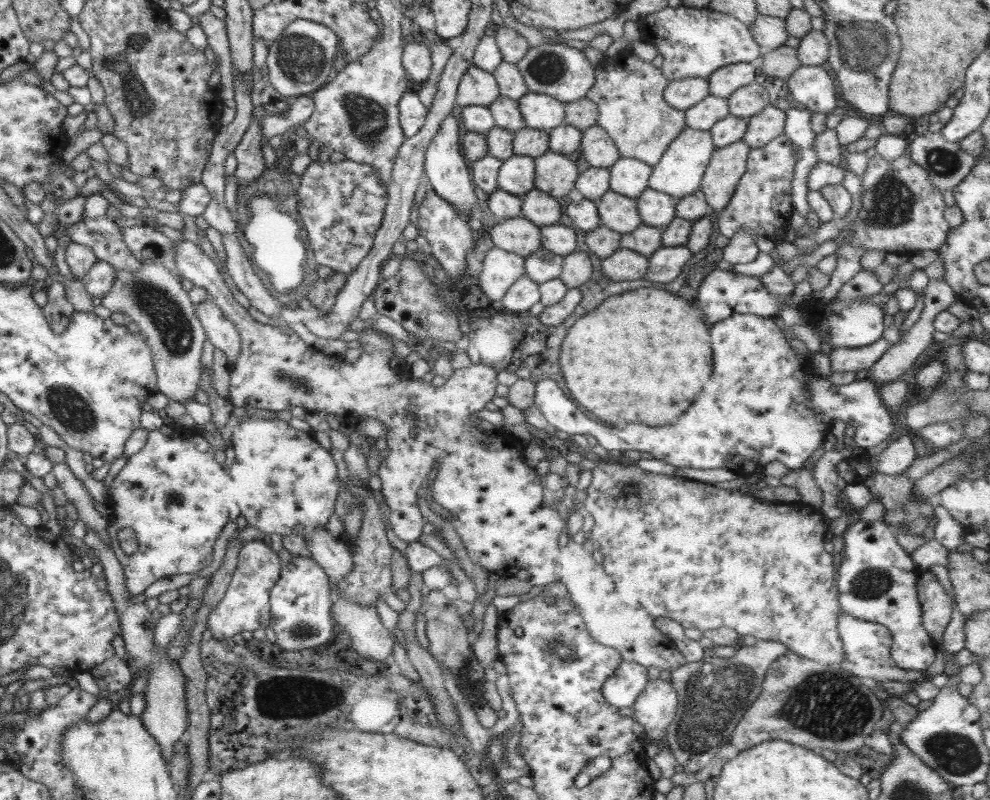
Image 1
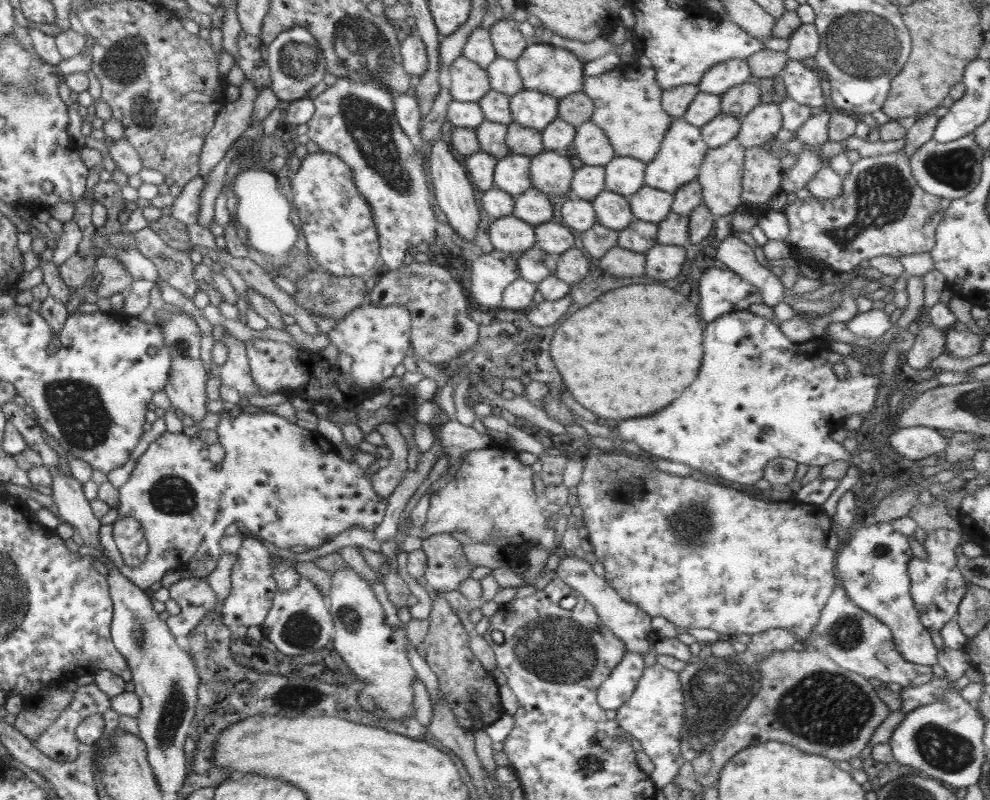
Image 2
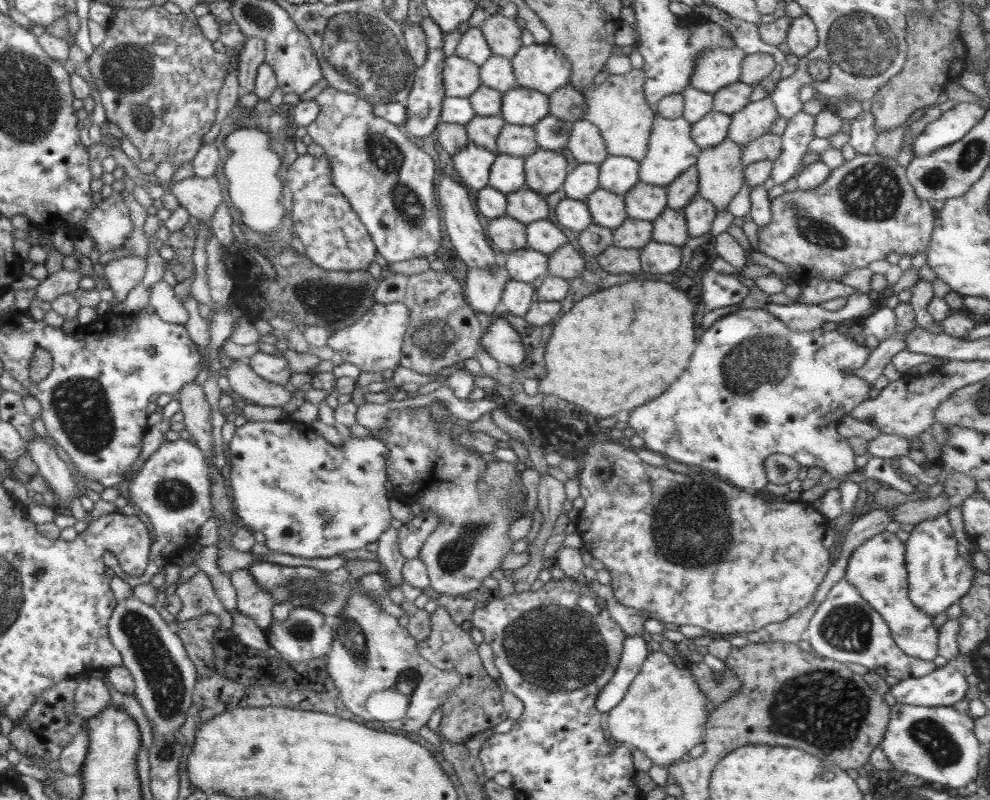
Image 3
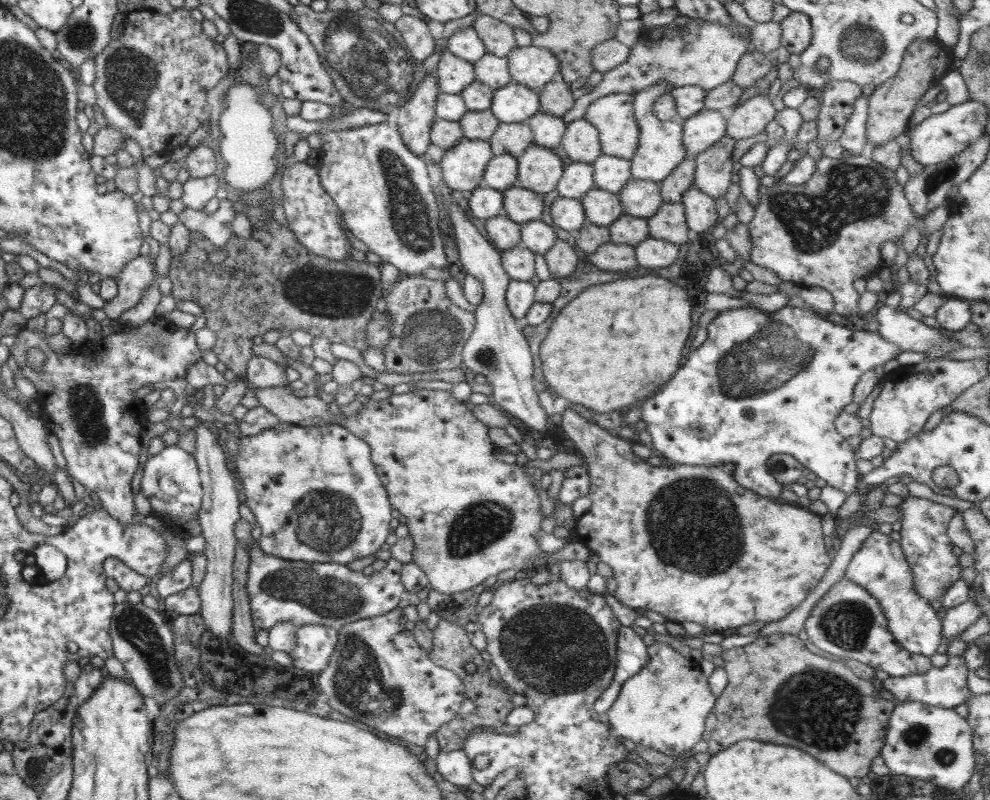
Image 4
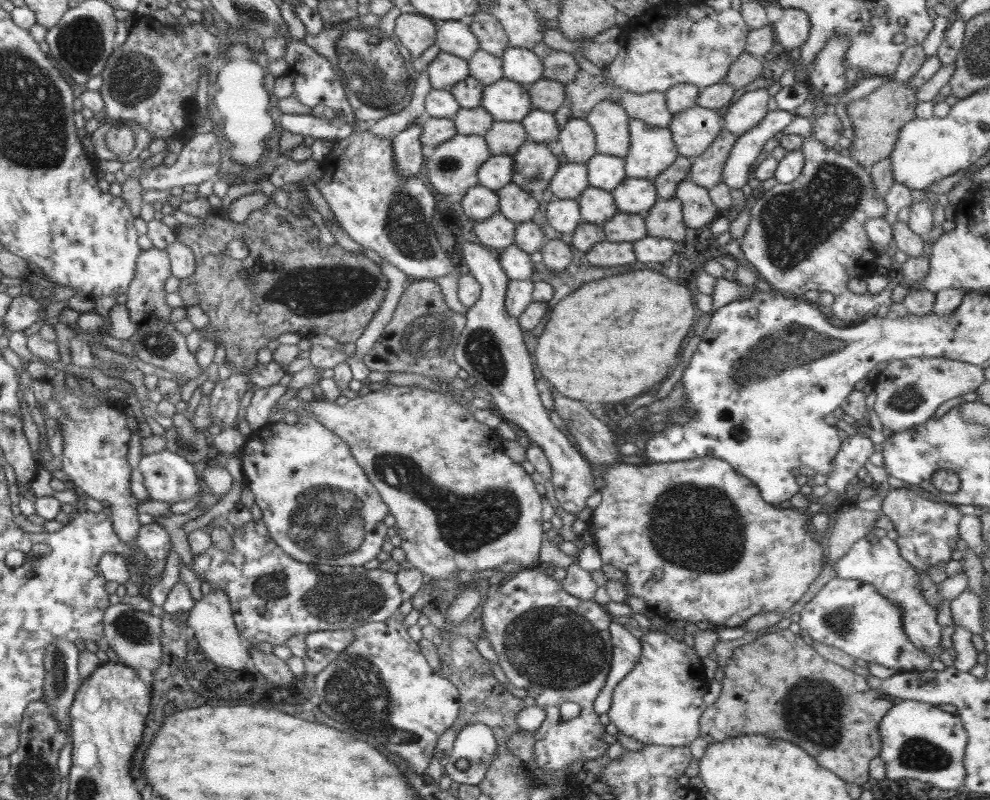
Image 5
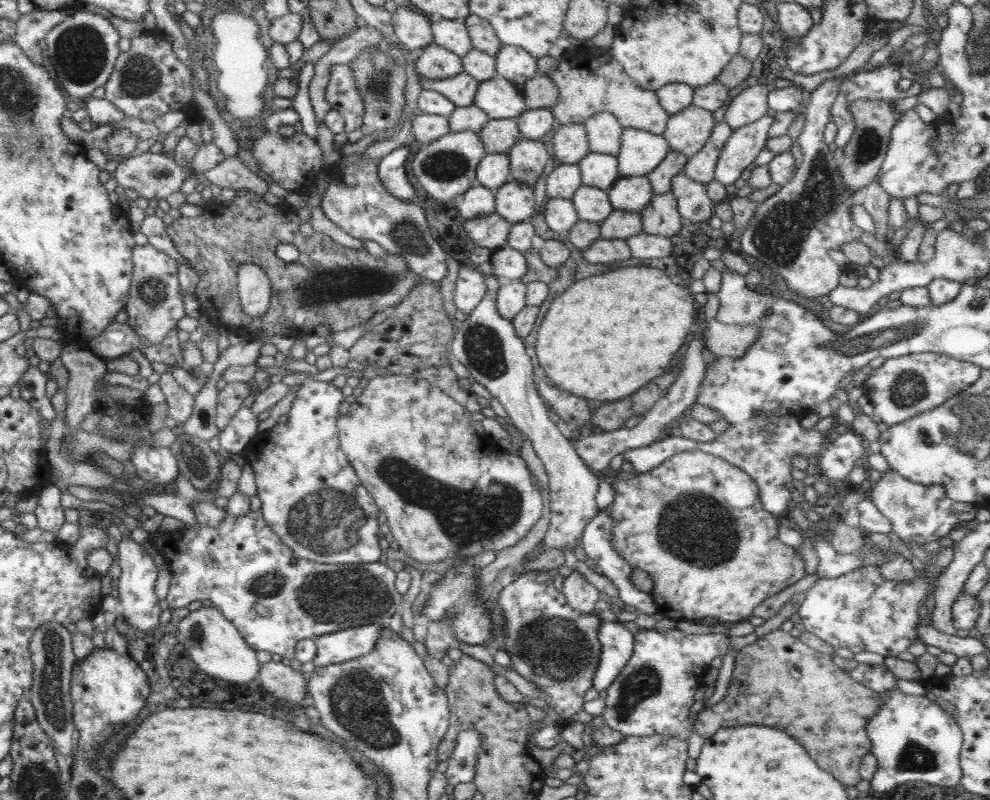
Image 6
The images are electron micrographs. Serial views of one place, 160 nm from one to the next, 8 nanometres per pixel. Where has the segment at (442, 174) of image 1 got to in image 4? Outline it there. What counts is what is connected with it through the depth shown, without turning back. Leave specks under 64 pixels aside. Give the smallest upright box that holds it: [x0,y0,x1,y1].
[446,200,548,432]

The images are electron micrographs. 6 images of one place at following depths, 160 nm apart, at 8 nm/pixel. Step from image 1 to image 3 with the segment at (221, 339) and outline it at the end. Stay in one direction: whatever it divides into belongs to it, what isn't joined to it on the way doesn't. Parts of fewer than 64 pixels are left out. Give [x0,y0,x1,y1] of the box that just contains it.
[228,360,291,408]

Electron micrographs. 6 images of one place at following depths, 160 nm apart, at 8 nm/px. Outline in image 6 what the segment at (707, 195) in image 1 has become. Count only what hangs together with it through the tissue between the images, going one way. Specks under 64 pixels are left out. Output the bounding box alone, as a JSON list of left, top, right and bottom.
[682,121,732,184]

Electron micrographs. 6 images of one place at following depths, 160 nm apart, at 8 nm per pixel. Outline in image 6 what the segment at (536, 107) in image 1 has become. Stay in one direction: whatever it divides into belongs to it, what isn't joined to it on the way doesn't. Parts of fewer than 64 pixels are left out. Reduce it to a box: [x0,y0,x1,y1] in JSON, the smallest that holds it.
[473,74,527,119]

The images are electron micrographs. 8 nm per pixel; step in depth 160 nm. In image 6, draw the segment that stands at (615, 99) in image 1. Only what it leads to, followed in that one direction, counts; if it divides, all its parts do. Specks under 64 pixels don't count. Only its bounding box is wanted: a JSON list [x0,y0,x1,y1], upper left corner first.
[583,111,624,156]

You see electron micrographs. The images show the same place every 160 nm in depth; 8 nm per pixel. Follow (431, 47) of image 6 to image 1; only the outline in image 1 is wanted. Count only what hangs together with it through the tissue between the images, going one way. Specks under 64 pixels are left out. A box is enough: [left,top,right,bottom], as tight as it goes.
[458,64,500,106]

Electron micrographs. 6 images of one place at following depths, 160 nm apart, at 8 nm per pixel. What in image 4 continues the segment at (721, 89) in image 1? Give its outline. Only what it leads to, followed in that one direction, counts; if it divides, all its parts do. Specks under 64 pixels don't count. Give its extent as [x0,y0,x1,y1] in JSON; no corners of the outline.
[561,19,751,122]

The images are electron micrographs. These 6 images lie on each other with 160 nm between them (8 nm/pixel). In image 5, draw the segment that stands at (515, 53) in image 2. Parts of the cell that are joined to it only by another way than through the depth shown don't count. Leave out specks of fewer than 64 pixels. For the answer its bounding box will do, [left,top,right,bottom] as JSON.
[469,10,509,58]

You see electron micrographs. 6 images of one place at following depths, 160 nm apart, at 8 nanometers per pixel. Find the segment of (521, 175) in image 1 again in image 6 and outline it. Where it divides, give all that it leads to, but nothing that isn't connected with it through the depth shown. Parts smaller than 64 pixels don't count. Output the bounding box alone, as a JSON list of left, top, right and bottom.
[475,153,511,191]

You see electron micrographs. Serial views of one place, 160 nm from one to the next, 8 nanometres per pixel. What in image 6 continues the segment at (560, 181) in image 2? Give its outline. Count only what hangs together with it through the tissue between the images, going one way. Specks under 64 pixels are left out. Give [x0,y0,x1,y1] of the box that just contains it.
[506,138,550,188]

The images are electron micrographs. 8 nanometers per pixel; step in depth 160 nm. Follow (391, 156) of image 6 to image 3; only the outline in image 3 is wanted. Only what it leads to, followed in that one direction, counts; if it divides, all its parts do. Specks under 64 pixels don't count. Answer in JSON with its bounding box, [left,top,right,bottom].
[404,15,446,140]

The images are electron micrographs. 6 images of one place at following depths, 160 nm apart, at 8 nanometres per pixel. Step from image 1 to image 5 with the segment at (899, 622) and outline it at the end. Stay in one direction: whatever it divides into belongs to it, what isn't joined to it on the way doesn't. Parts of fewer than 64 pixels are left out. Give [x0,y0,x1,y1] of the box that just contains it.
[833,532,942,648]

